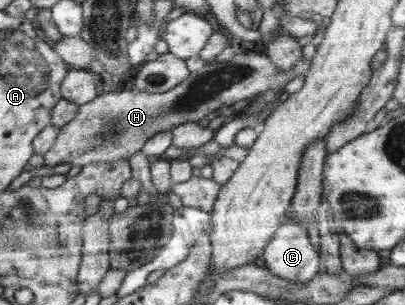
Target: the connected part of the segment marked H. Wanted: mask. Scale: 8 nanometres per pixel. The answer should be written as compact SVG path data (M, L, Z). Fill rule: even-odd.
M247 51L238 53L234 59L225 62L206 64L203 68L193 71L183 83L172 88L171 91L160 93L148 93L133 87L124 88L121 92L107 92L97 96L95 100L79 106L76 118L71 123L59 127L59 132L53 146L44 154L44 166L59 166L59 164L72 164L80 166L89 163L102 163L119 159L128 159L132 154L139 152L141 147L160 132L170 131L172 128L186 122L198 122L212 112L229 111L235 102L250 99L256 95L278 90L291 82L295 76L306 76L312 67L311 60L299 58L297 63L289 71L280 71L272 64L272 61L261 51Z

